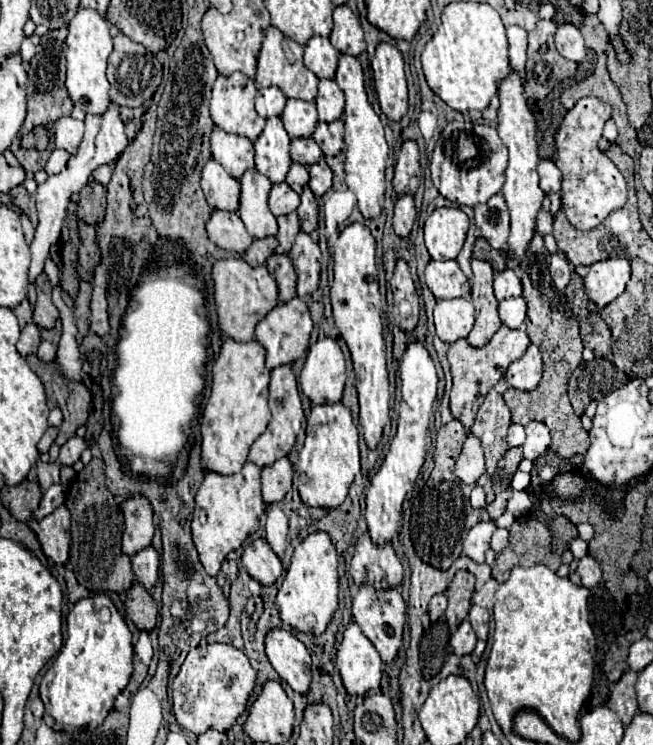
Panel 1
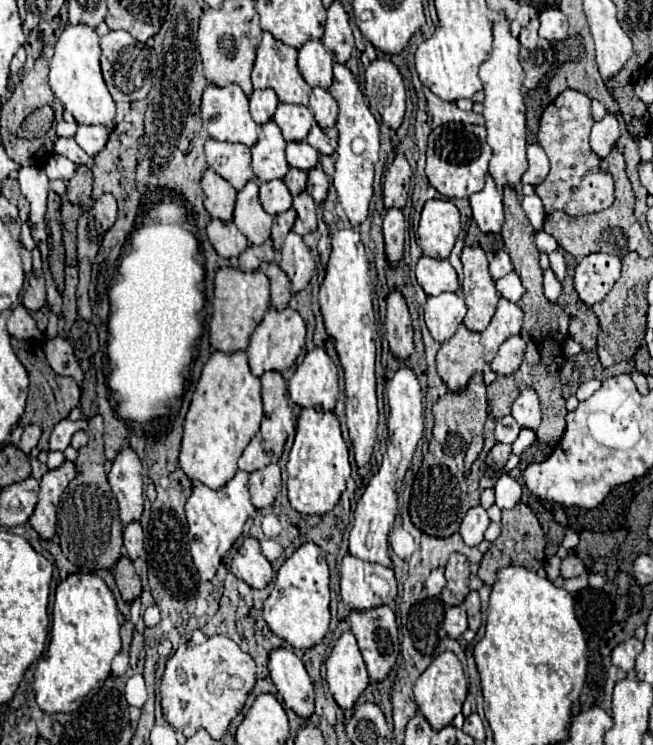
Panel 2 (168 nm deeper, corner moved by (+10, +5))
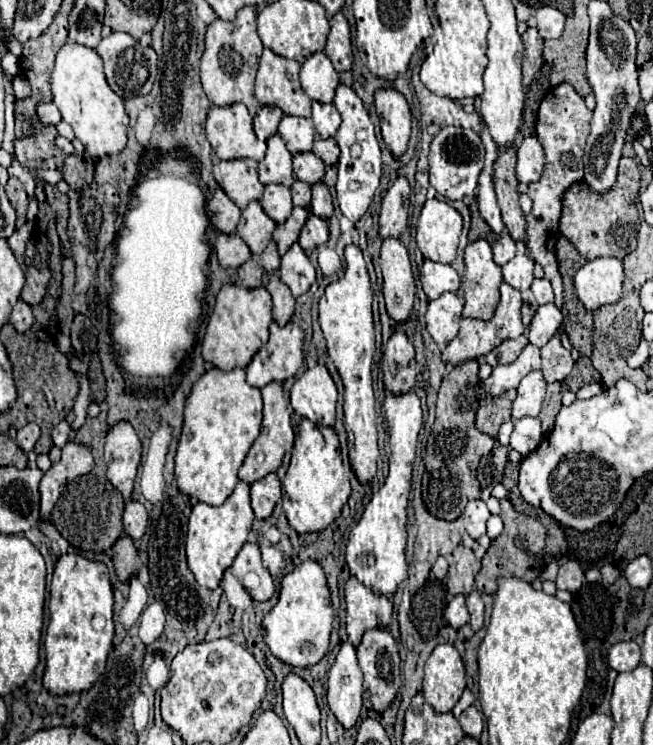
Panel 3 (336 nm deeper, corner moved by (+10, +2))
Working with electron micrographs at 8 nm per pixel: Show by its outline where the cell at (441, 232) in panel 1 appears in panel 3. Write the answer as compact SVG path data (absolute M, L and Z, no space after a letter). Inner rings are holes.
M427 199L417 221L417 247L425 259L437 263L451 263L457 253L463 219L447 203L439 199Z

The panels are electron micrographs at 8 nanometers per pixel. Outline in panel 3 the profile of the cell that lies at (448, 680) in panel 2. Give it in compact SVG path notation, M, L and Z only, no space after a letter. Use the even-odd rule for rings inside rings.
M451 643L437 645L425 663L423 697L439 713L451 711L465 689L465 667Z

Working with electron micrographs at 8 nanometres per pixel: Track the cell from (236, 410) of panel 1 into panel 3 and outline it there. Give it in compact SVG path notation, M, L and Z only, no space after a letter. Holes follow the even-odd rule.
M209 369L193 385L185 401L185 423L175 455L175 477L181 493L195 501L219 507L239 483L237 471L261 427L261 393L245 381L243 369L229 373Z

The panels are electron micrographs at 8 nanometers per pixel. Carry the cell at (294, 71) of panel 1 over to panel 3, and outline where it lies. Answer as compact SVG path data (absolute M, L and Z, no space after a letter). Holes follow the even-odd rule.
M265 49L259 61L255 97L259 105L275 105L285 115L311 117L311 99L299 85L301 65L293 59L275 55L271 49Z

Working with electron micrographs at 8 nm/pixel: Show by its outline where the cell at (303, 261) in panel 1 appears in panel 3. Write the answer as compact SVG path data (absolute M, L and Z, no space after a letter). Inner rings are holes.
M293 243L291 249L281 257L279 277L291 289L293 297L303 295L315 283L315 267L299 243Z

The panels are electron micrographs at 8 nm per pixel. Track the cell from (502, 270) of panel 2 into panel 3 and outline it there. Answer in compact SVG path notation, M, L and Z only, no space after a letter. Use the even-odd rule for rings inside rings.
M505 231L499 241L493 245L493 259L497 265L505 265L509 259L513 259L517 253L517 243L515 239Z

